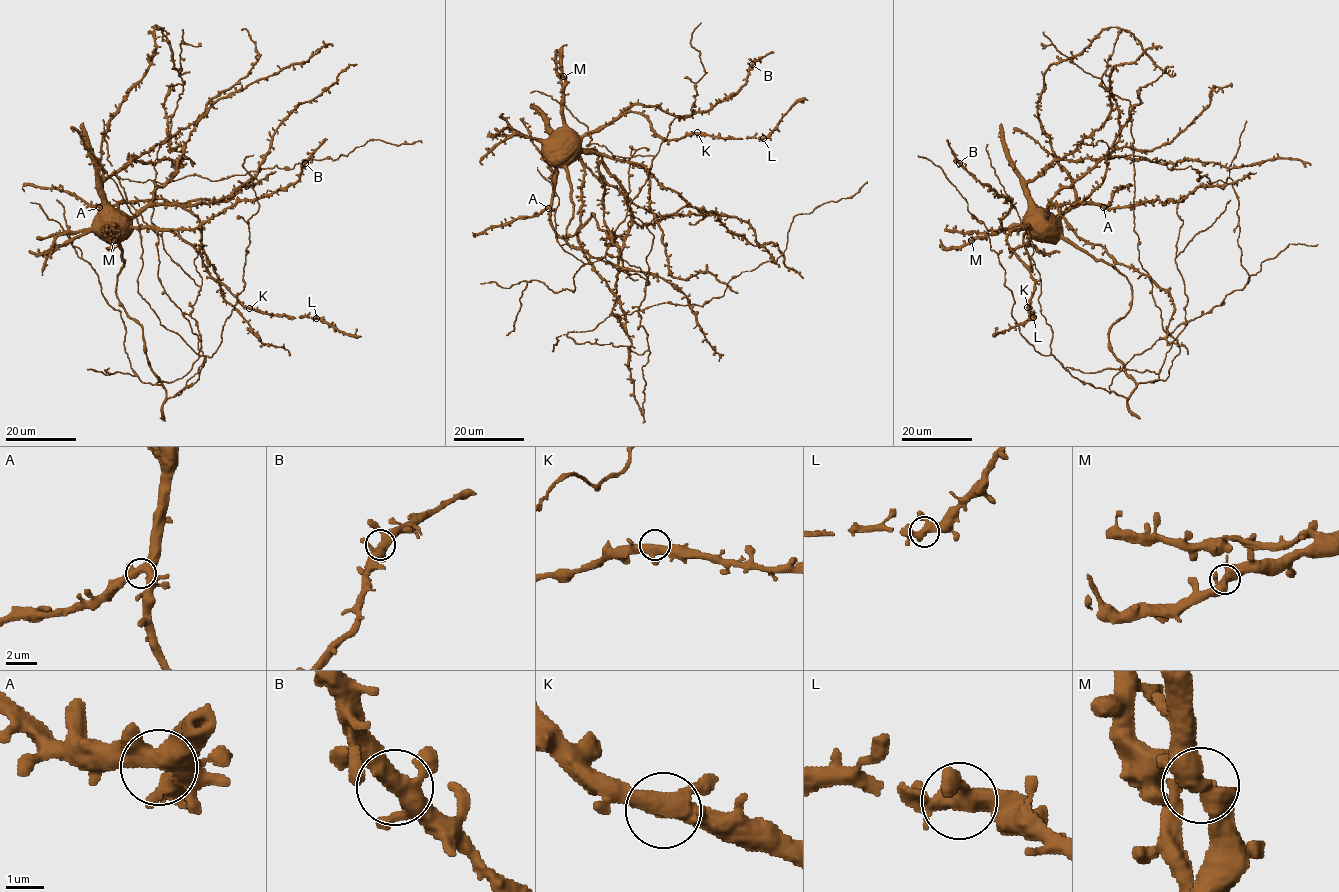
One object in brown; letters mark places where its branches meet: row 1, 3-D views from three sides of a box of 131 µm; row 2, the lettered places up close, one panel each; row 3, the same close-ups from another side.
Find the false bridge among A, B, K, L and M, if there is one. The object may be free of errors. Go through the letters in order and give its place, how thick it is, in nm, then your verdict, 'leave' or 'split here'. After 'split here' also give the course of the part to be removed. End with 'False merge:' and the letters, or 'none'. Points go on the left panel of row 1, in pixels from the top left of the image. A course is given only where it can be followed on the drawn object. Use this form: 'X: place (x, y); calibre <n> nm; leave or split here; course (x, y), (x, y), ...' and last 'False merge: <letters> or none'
A: place (99, 207); calibre 460 nm; leave
B: place (305, 163); calibre 420 nm; leave
K: place (249, 308); calibre 440 nm; leave
L: place (316, 318); calibre 400 nm; leave
M: place (114, 240); calibre 460 nm; leave
False merge: none

